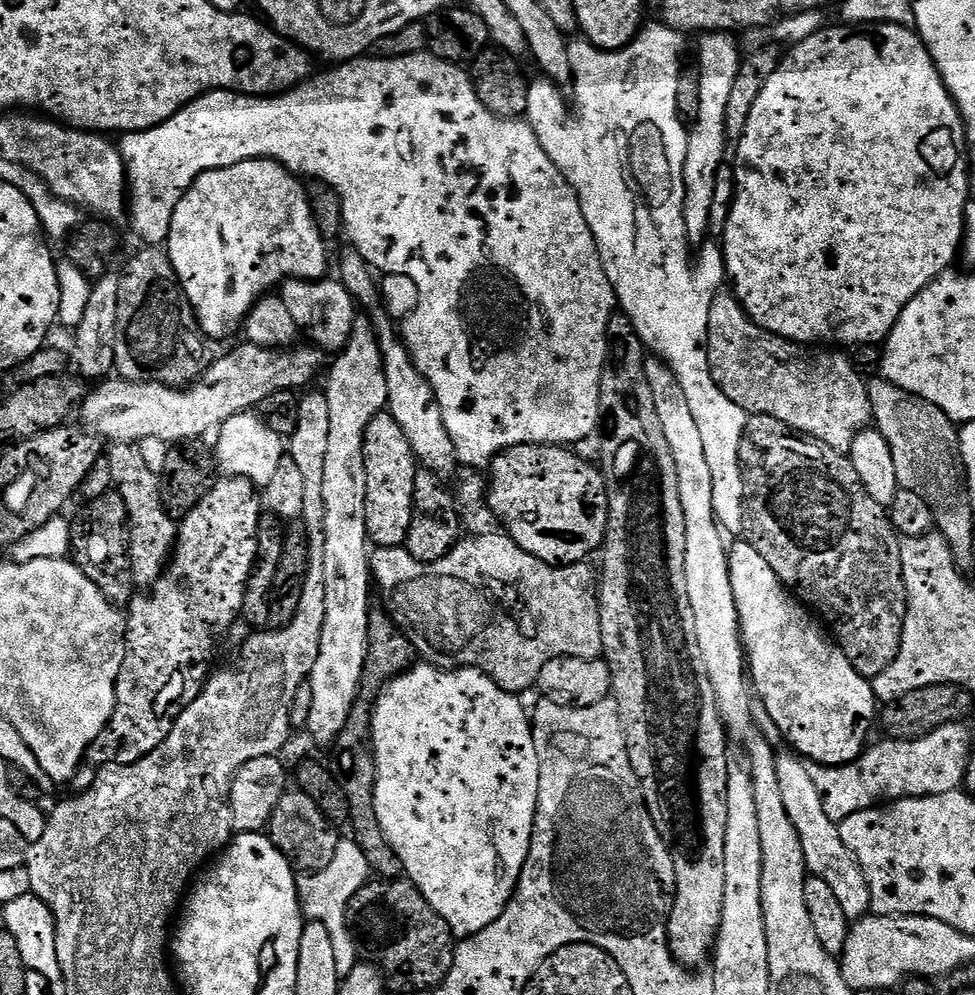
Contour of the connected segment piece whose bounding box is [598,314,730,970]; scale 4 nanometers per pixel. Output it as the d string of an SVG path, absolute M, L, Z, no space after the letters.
M614 314L610 318L608 358L610 362L604 365L604 373L600 379L600 415L604 441L600 444L598 464L604 473L604 481L608 484L608 533L604 536L602 545L604 581L600 584L600 644L604 647L603 659L607 660L608 669L612 672L612 692L624 727L630 766L634 766L634 774L640 780L650 818L660 837L668 843L670 858L674 862L676 887L668 913L668 948L677 964L688 970L696 970L704 959L709 959L713 951L722 918L722 893L726 891L726 802L730 736L725 729L724 720L720 717L714 686L710 686L710 674L706 674L706 662L702 658L702 650L698 647L698 633L694 631L694 610L690 610L690 594L686 594L686 517L682 515L682 497L678 495L678 469L674 466L674 454L670 454L670 442L666 442L662 422L658 422L658 409L654 406L654 393L650 390L650 382L646 382L646 349L628 316Z

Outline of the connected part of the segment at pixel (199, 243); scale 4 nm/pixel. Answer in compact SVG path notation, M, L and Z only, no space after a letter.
M247 160L203 172L178 202L166 241L176 276L196 312L200 331L209 341L239 333L257 300L285 280L325 279L329 272L324 247L326 241L312 217L307 187L276 160Z

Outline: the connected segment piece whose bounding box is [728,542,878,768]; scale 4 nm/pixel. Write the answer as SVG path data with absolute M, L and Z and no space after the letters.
M747 542L736 543L740 544L728 548L730 586L734 590L734 602L738 606L746 668L759 703L760 700L764 703L764 712L772 719L773 726L792 743L791 751L805 761L828 764L831 768L854 762L869 743L868 731L872 724L874 728L878 716L878 701L872 692L869 677L854 670L850 658L846 658L839 644L822 627L821 621L784 587L778 574L770 570L770 562L766 562L766 558L762 558L762 554L758 554L758 550L754 550L754 546Z

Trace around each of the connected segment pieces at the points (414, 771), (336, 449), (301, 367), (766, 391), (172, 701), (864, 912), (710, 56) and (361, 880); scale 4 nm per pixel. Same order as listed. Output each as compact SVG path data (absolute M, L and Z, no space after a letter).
M427 662L417 663L415 666L403 672L400 676L395 676L389 684L384 685L380 689L376 703L372 706L372 752L376 755L376 785L374 786L374 810L378 814L378 826L382 826L382 834L386 838L386 842L390 842L390 846L394 850L394 854L398 854L398 858L402 858L402 866L404 867L404 876L416 885L416 889L420 891L426 898L426 902L430 902L430 906L436 911L442 919L450 926L453 937L463 938L465 936L473 936L482 930L486 930L486 926L490 926L490 922L494 922L502 914L502 910L506 910L506 906L514 899L516 887L520 881L522 874L522 866L526 862L526 858L530 854L530 842L532 841L532 831L534 830L534 818L536 817L536 807L538 806L538 750L534 750L534 738L532 737L532 722L529 713L524 712L524 708L520 705L521 697L519 695L507 692L499 688L485 672L479 672L476 668L453 668L445 670L436 668Z
M368 318L357 319L348 345L335 357L329 370L328 388L324 392L330 406L330 435L326 445L326 471L322 477L322 498L326 502L326 526L322 563L326 582L326 622L322 626L322 642L318 646L318 662L310 677L314 703L310 705L307 735L310 734L320 744L335 745L338 734L346 726L352 713L356 697L360 694L360 679L364 673L364 659L368 649L368 587L373 587L370 567L370 541L366 530L366 462L364 461L364 439L366 426L379 412L388 407L386 394L386 374L376 333Z
M247 342L241 344L241 348L234 349L229 356L213 364L211 361L203 376L187 390L151 380L105 379L93 387L96 388L93 392L91 389L85 395L78 416L85 420L83 423L89 429L95 430L108 442L139 444L146 438L162 438L162 442L170 446L196 442L204 438L211 428L212 431L219 429L231 416L253 411L275 392L300 390L303 384L315 378L320 368L321 353L312 346L296 346L288 351Z
M721 290L714 294L714 302L710 302L710 322L708 323L708 365L712 371L712 377L716 385L722 390L722 394L726 394L726 398L730 398L730 402L734 402L738 406L742 406L745 412L755 414L757 416L769 416L770 418L778 418L778 422L786 422L786 426L790 426L795 432L800 432L805 438L817 440L826 446L830 446L834 450L848 454L851 453L854 446L854 438L858 438L858 434L864 431L873 423L872 407L870 406L870 398L868 397L868 385L865 377L860 377L860 372L843 356L840 350L817 350L812 346L803 344L795 344L792 340L787 340L781 336L770 334L766 329L760 328L749 320L748 315L744 312L744 307L740 305L736 298L735 292L731 290Z
M229 476L217 479L206 498L202 498L202 502L198 502L198 506L191 508L187 516L179 521L174 551L163 575L151 587L150 594L133 595L131 604L127 605L128 648L116 679L116 705L112 722L95 744L88 748L87 762L80 766L70 781L73 791L88 791L98 771L96 766L132 765L153 752L168 737L182 710L200 697L200 691L210 675L208 667L212 664L216 639L235 620L239 621L244 611L248 580L256 567L256 538L260 534L261 515L262 500L257 485L240 476Z
M785 750L776 757L776 769L778 786L782 786L782 806L786 806L786 814L790 814L790 822L794 822L794 830L798 830L802 842L802 854L809 873L822 878L822 882L828 883L830 890L834 890L834 895L842 906L842 914L846 914L849 922L855 922L869 915L872 899L866 874L862 874L846 842L842 842L839 823L826 815L822 798L818 795L814 781L808 773L808 764L791 751Z
M706 32L699 37L700 45L696 48L696 60L700 63L700 97L696 100L696 125L691 125L686 146L686 162L684 163L684 221L688 243L700 246L705 243L704 235L708 232L708 223L714 220L712 207L715 200L715 179L718 178L719 167L726 163L724 151L729 151L730 141L726 130L726 105L730 102L730 93L738 78L742 51L736 45L737 37L726 32Z
M351 838L341 839L338 850L334 850L334 859L330 866L321 872L300 874L296 877L296 892L300 896L300 907L309 921L317 920L326 926L330 934L330 942L334 946L334 962L338 966L341 978L350 974L358 963L358 949L352 931L348 929L348 904L362 890L362 886L370 879L366 854Z

